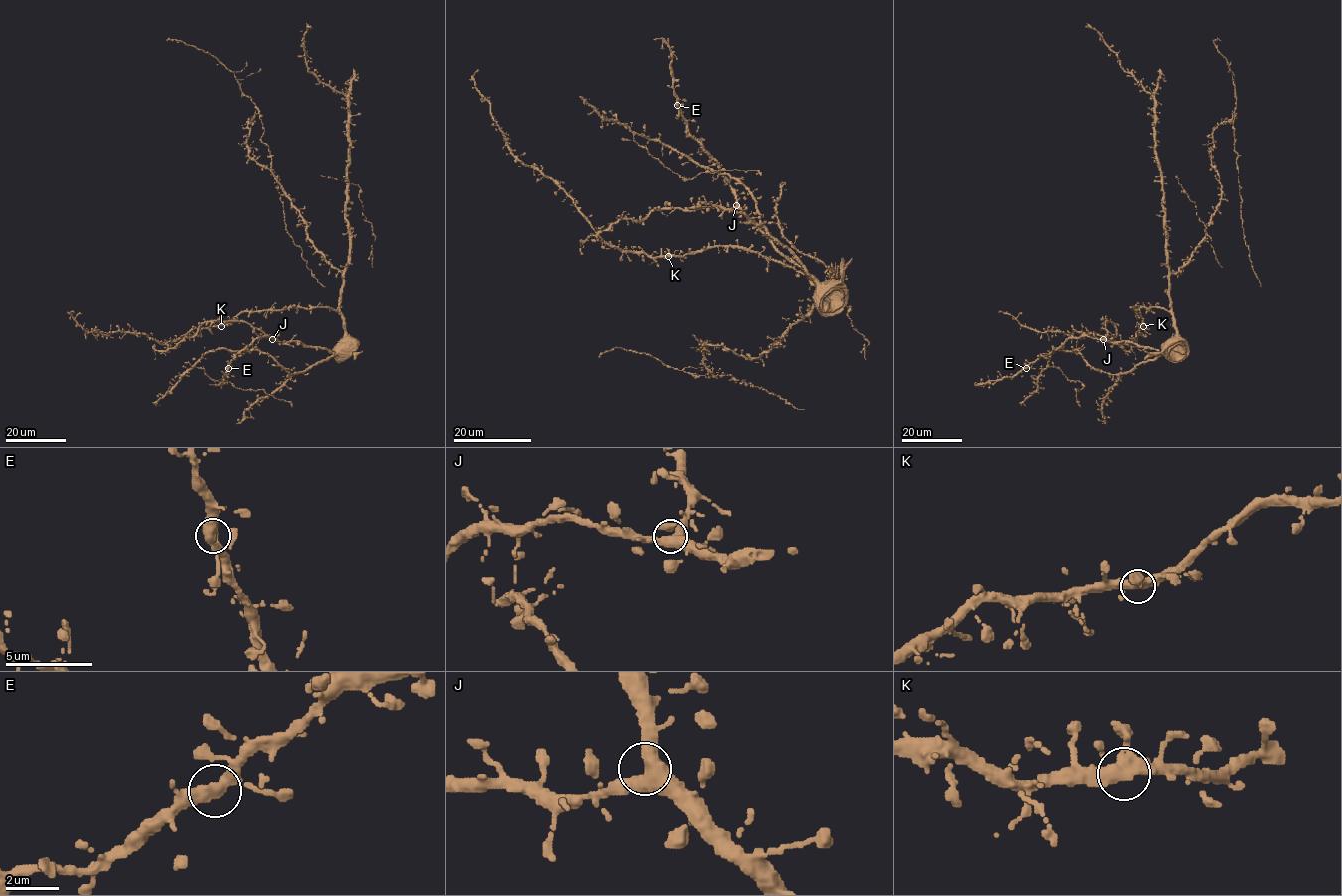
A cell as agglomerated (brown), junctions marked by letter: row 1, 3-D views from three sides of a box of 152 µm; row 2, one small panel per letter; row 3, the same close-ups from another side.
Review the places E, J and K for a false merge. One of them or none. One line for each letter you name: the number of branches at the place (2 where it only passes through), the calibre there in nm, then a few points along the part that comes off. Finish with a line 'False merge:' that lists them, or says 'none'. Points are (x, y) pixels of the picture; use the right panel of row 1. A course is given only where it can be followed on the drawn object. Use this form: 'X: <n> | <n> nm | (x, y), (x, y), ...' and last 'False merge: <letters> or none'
False merge: none

